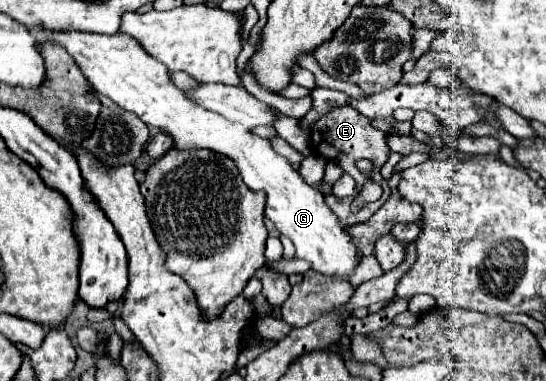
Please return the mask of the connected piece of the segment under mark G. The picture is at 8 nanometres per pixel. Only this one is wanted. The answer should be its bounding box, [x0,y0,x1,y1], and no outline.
[36,29,360,281]

